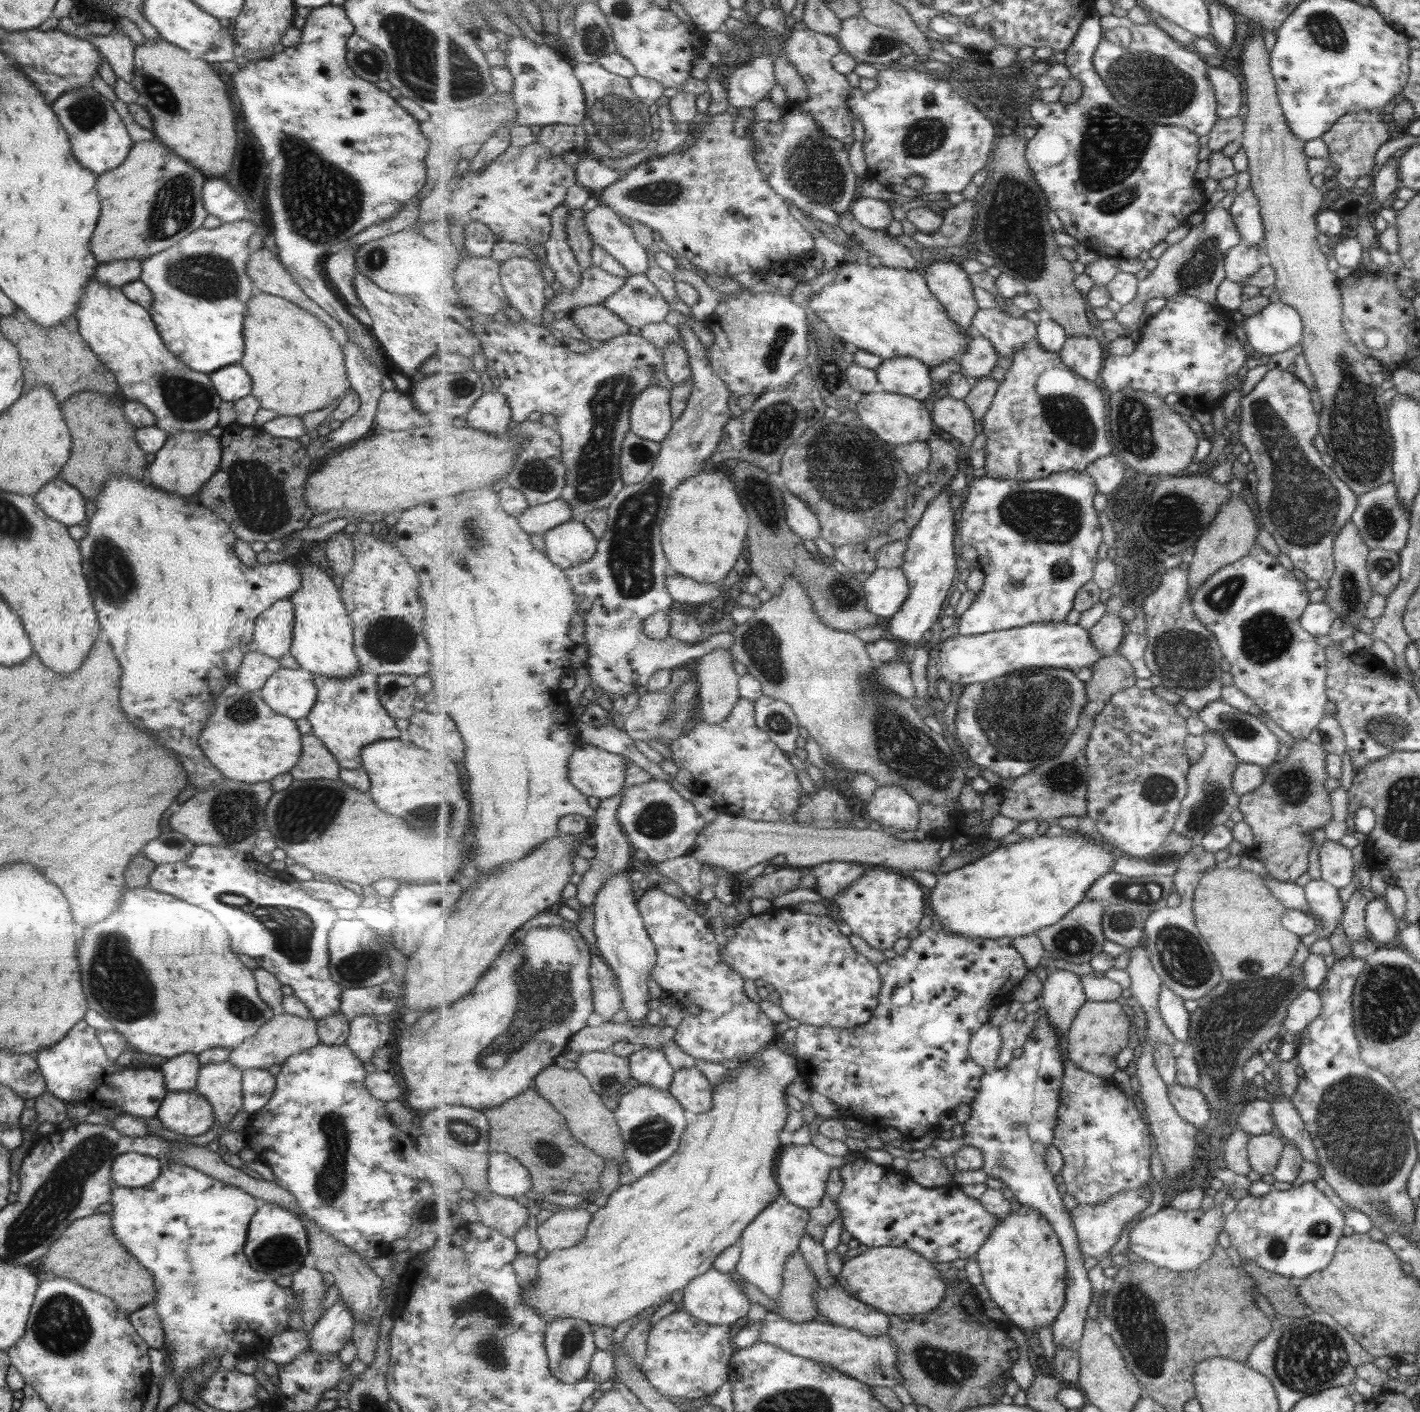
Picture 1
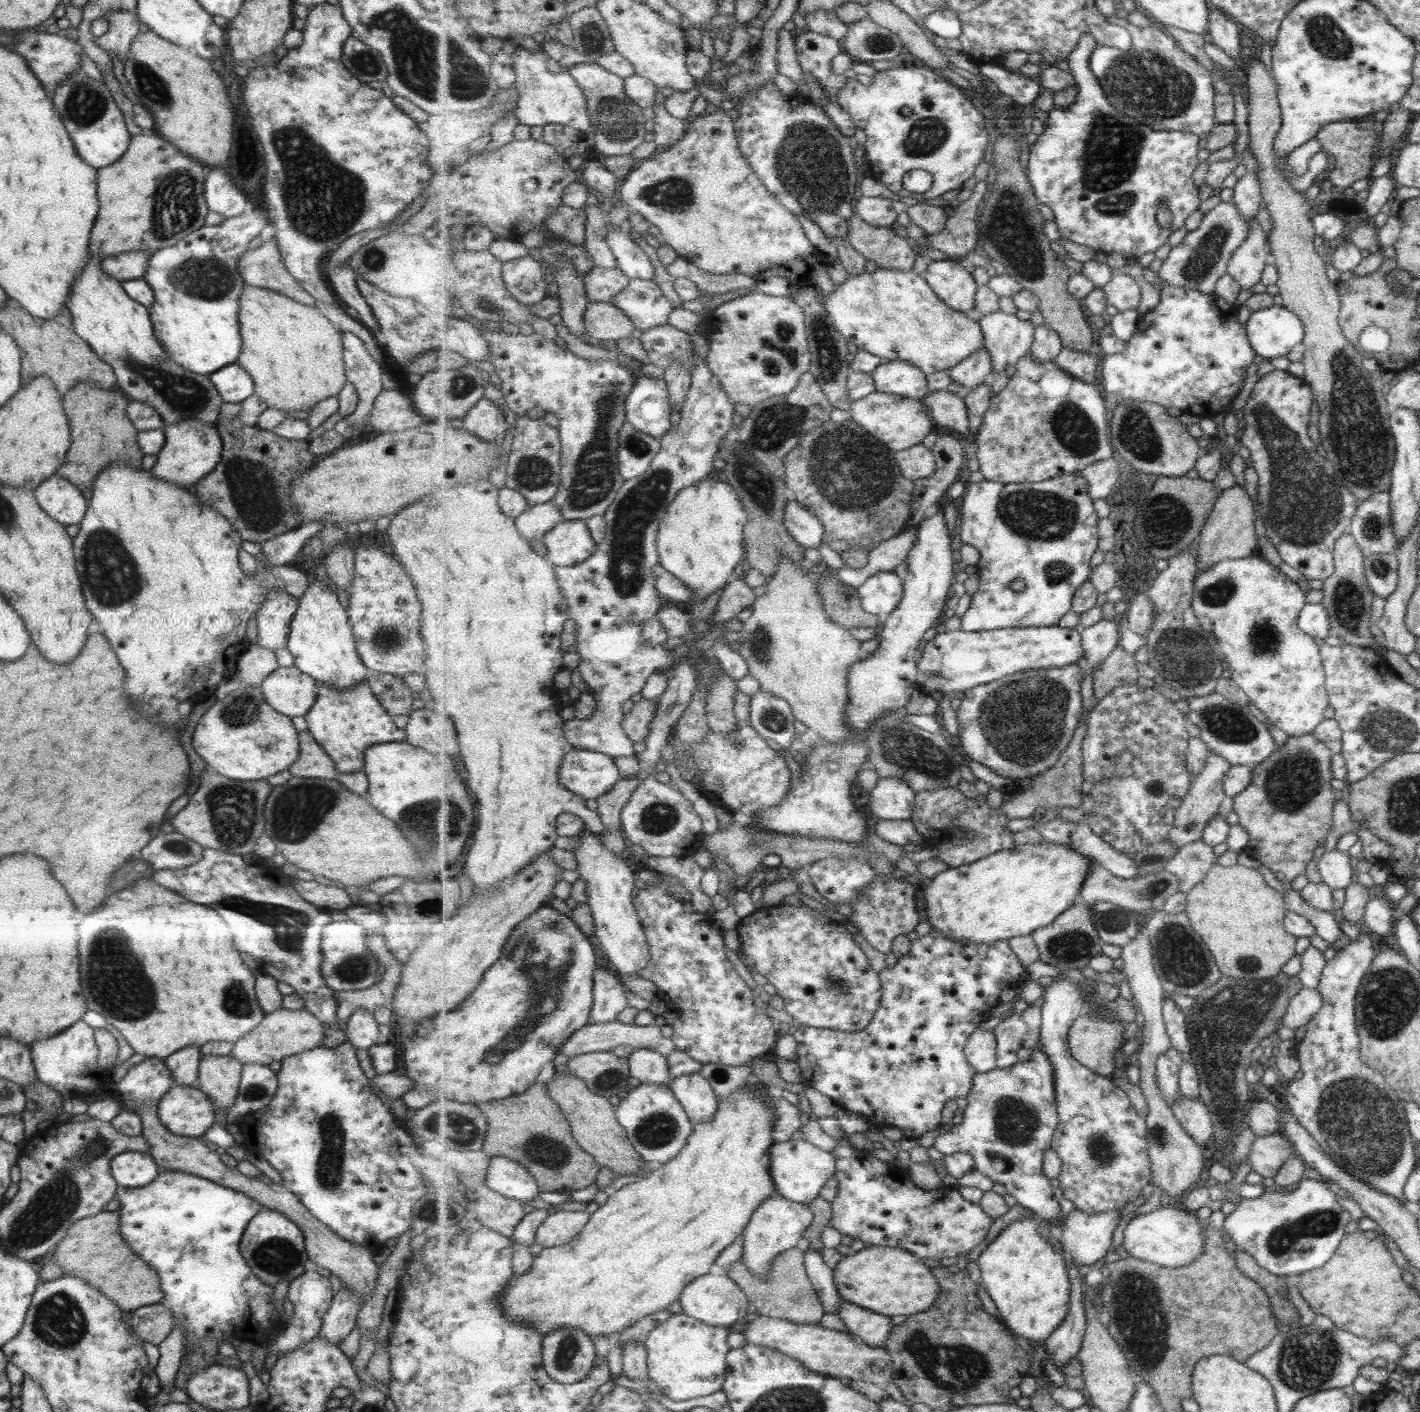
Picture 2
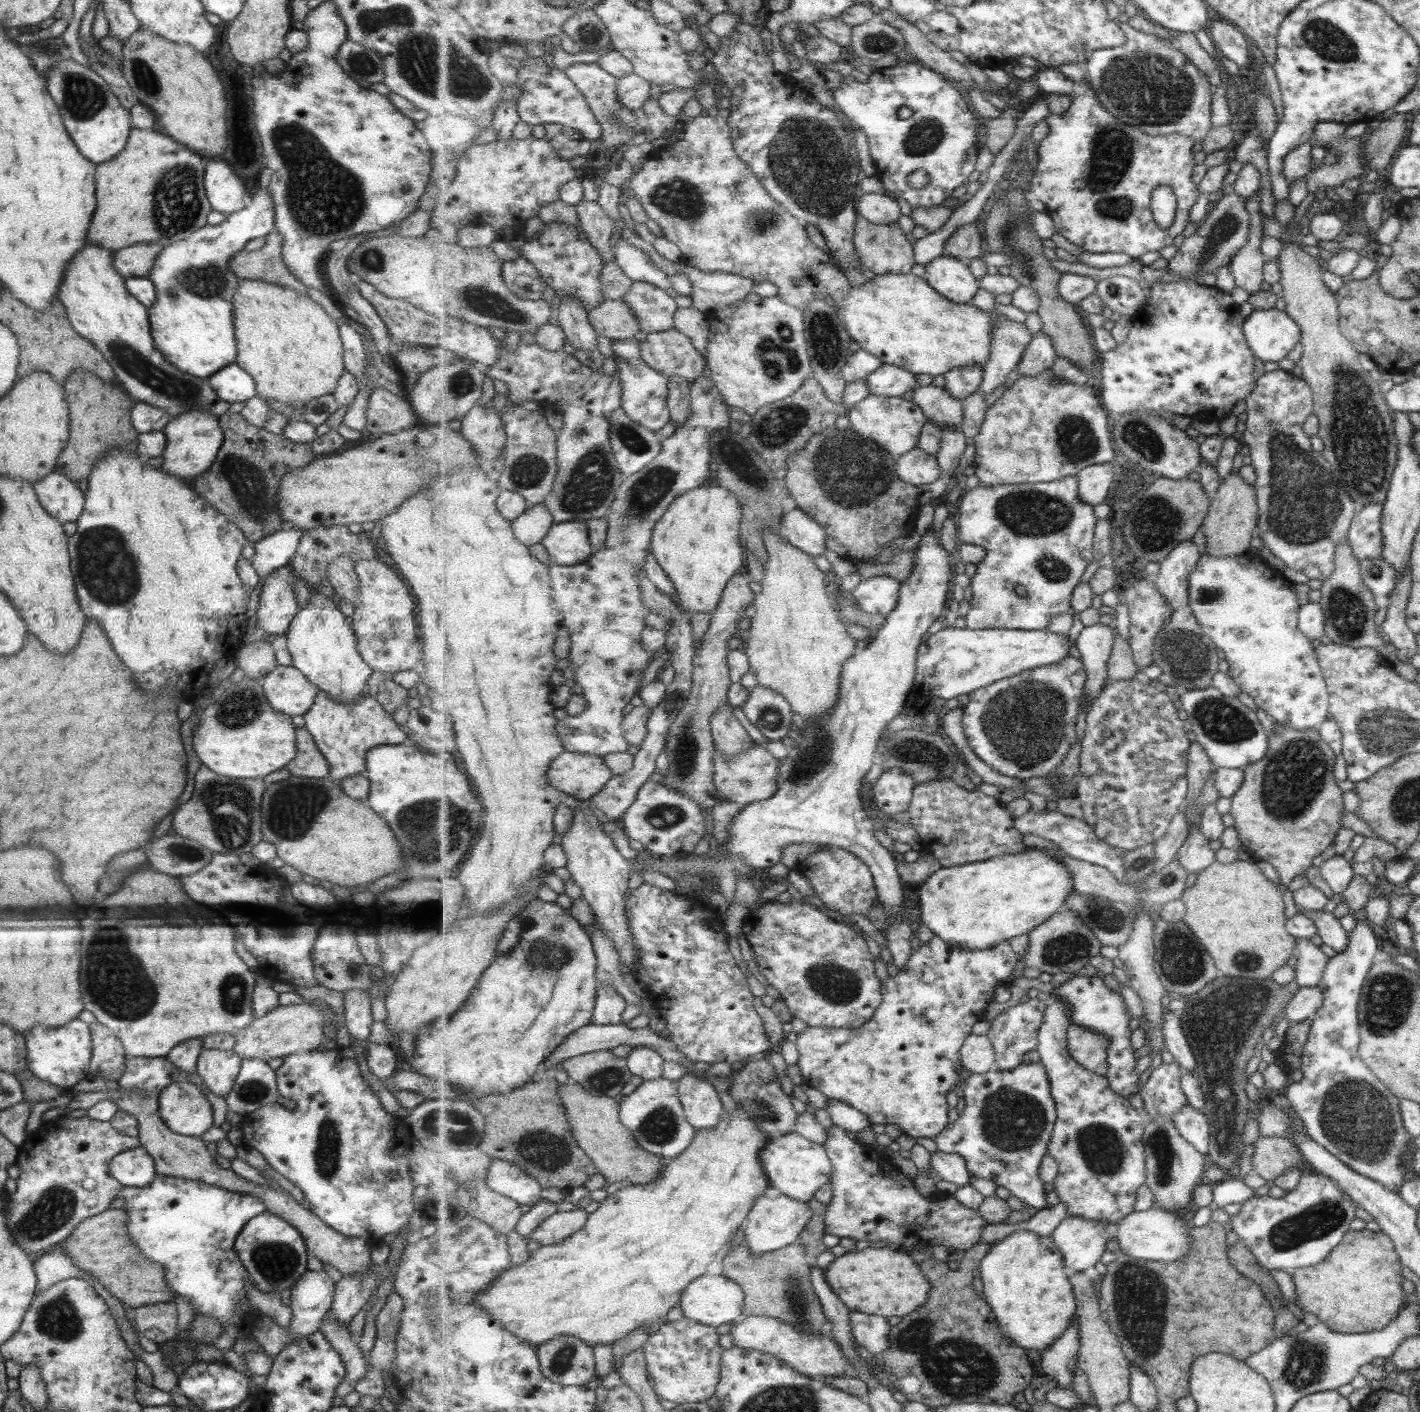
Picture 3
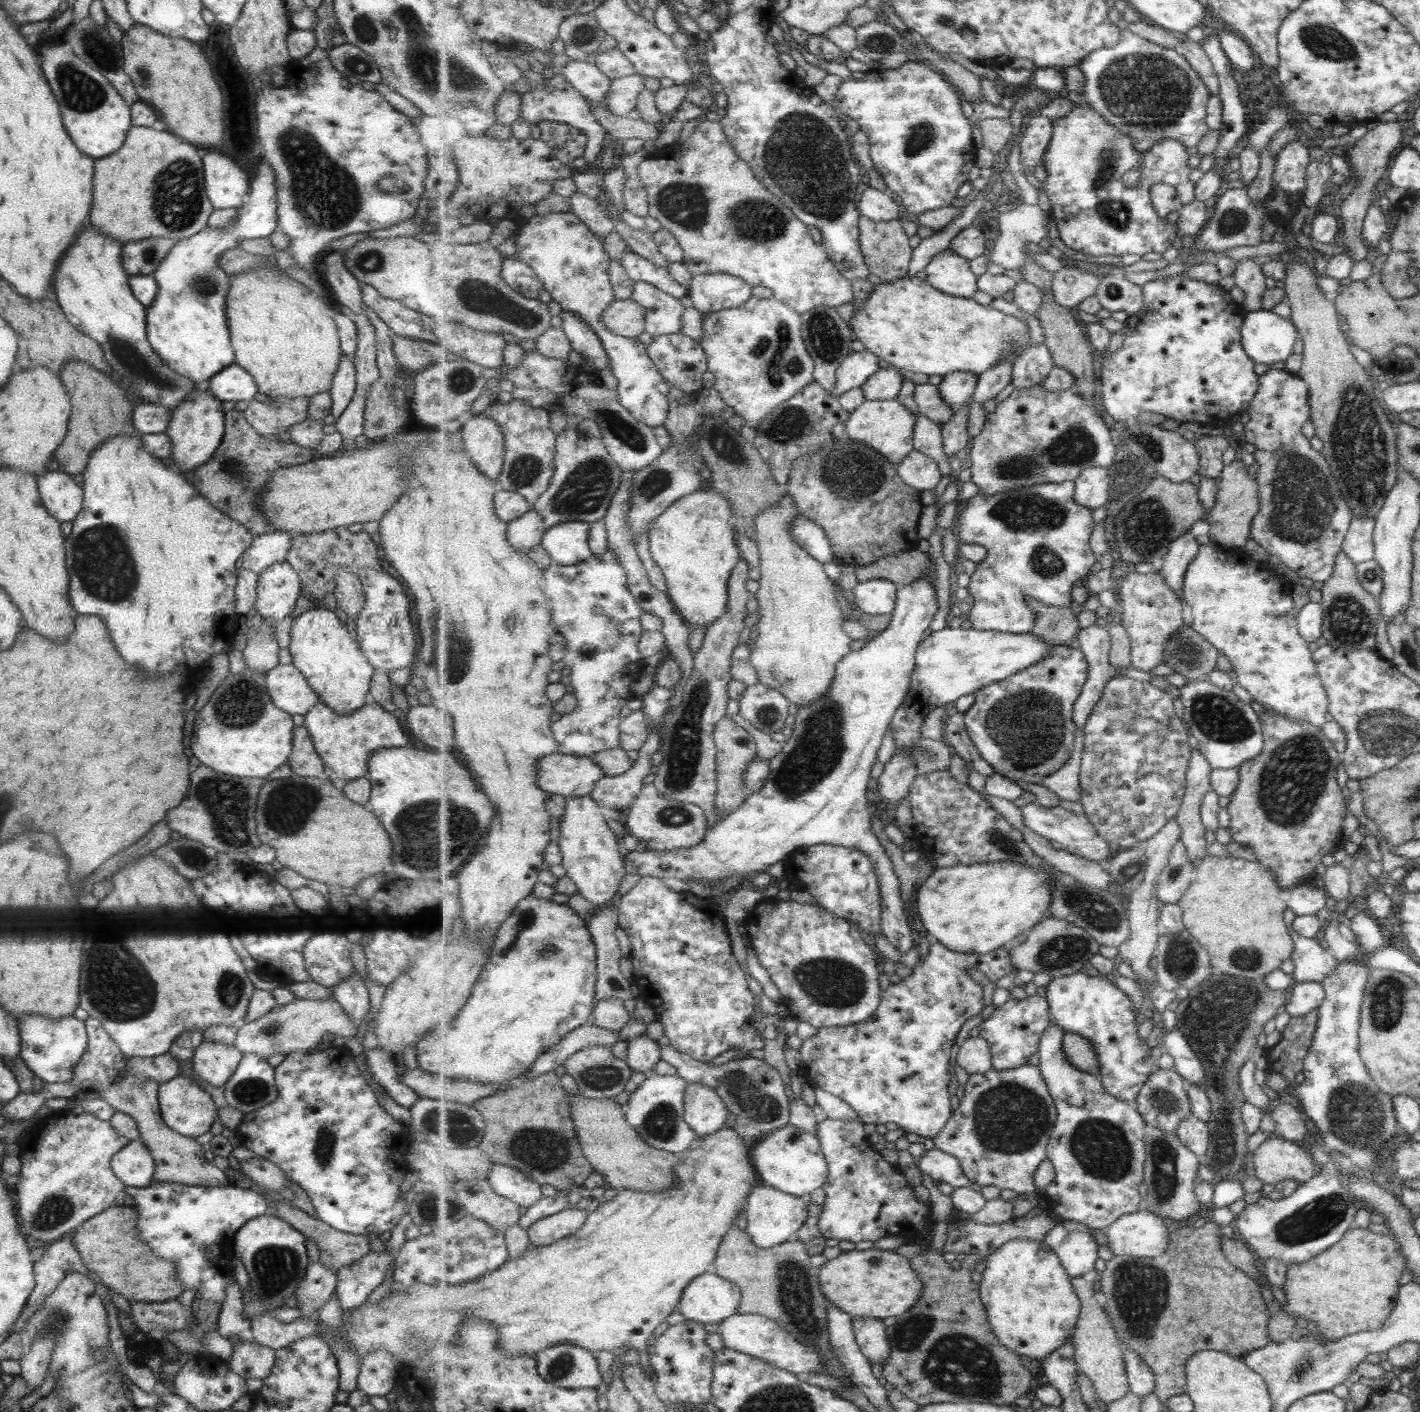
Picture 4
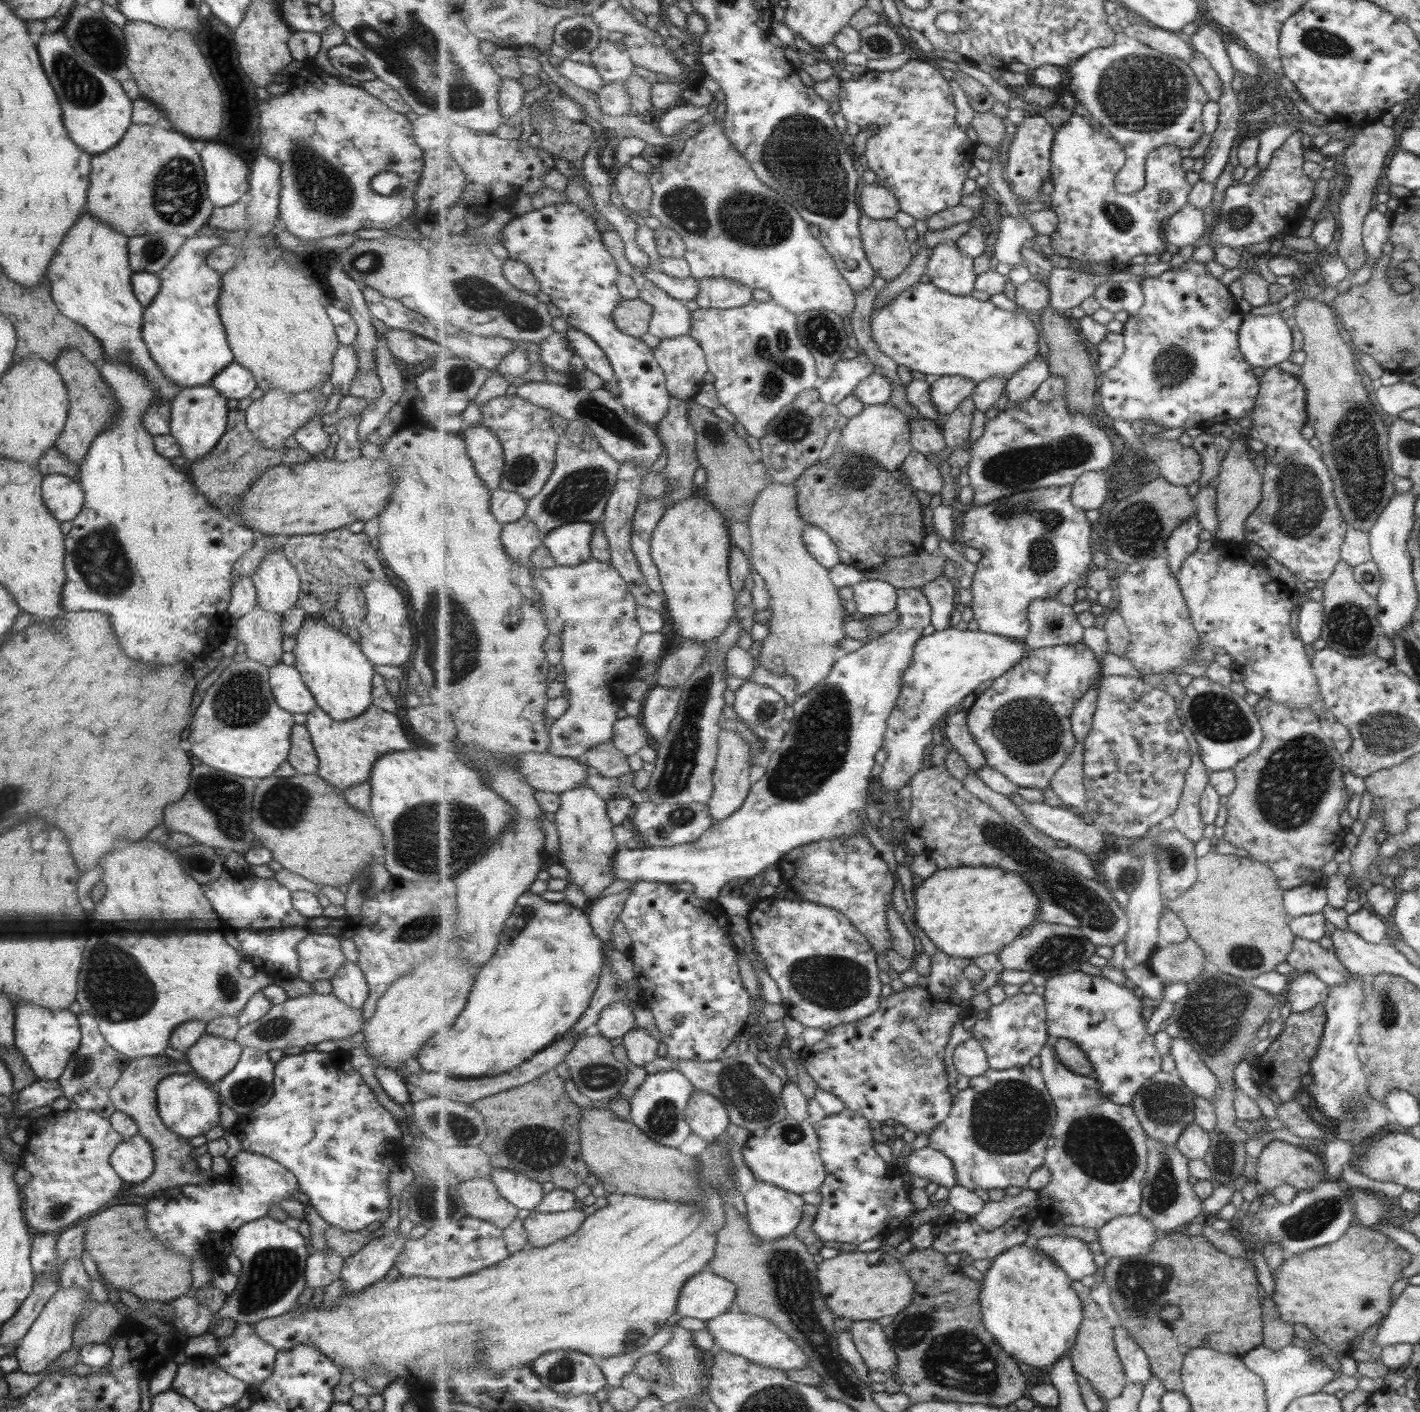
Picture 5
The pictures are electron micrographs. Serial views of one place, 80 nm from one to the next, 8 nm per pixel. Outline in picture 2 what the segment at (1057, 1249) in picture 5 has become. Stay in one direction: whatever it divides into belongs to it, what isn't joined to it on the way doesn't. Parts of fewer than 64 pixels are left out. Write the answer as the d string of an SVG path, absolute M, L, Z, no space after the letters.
M1123 1207L1109 1213L1098 1212L1097 1214L1089 1214L1077 1208L1071 1211L1066 1216L1063 1230L1058 1233L1067 1261L1072 1260L1076 1266L1080 1267L1085 1264L1095 1264L1105 1258L1113 1246L1113 1234L1121 1218L1123 1218Z

